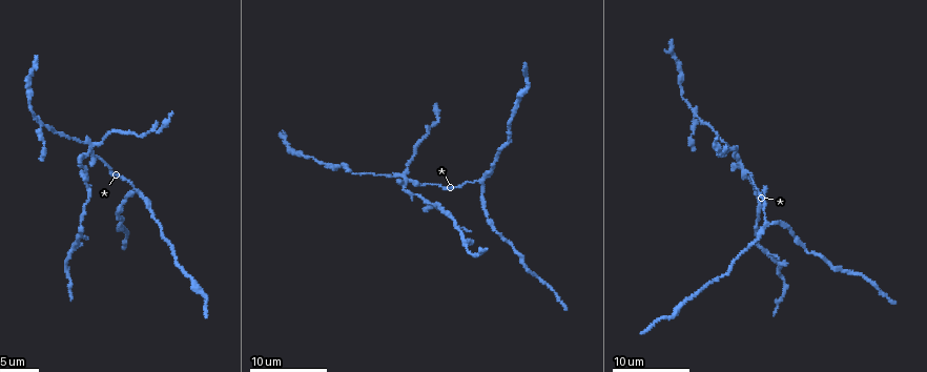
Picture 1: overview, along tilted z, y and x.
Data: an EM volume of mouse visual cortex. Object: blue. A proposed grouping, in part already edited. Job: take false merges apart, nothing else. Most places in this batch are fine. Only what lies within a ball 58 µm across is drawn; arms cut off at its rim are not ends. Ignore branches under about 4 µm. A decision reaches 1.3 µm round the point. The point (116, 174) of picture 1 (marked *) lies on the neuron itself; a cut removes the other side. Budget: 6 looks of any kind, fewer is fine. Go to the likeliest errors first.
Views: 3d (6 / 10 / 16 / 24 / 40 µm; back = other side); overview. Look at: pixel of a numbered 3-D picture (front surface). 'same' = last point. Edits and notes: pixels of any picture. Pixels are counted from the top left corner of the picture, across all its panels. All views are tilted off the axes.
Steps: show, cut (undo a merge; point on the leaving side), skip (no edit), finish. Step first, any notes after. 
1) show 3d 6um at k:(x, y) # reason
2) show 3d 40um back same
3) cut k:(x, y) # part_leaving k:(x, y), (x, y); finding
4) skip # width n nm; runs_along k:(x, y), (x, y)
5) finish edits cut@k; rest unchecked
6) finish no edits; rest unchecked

show 3d 10um at 1:(88, 153) # arms part here

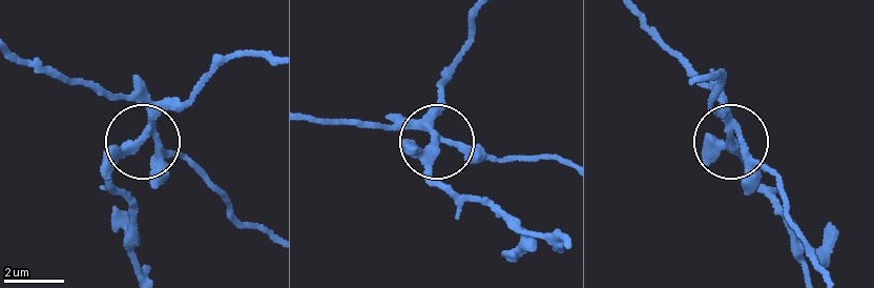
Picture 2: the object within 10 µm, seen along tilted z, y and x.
show 3d 10um back at 2:(435, 137) # from behind

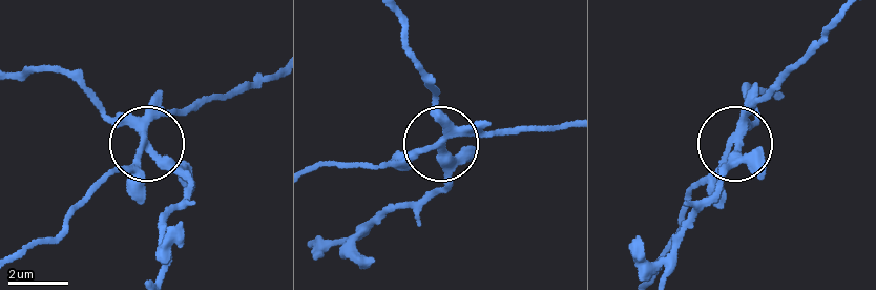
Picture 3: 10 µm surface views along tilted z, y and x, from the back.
cut 3:(159, 167) # arms 3; a second neuron is stuck on

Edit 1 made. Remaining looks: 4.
show 3d 6um at 1:(765, 224) # three arms meet

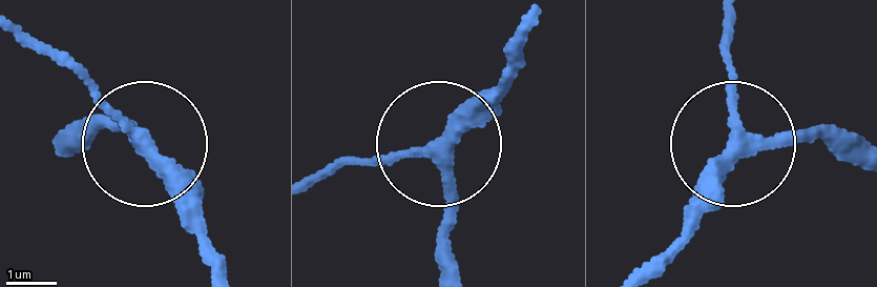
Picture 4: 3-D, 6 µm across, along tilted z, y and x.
skip # arms 3; runs_along 4:(25, 37), (134, 144), (85, 119); continuous, no second neuron

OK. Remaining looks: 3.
show 3d 6um at 1:(696, 117) # looks like a crossing

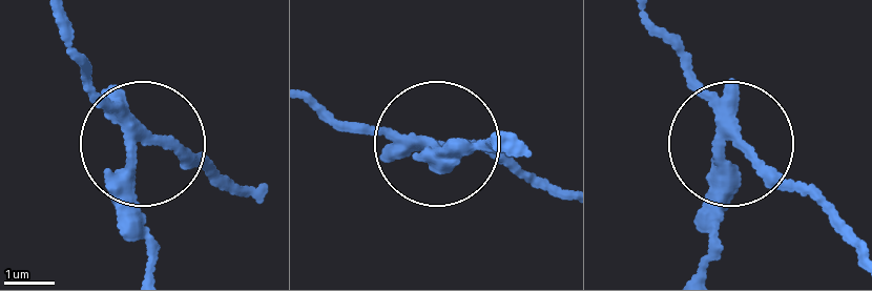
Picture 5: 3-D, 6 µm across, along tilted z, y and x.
show 3d 6um back at 5:(421, 140)

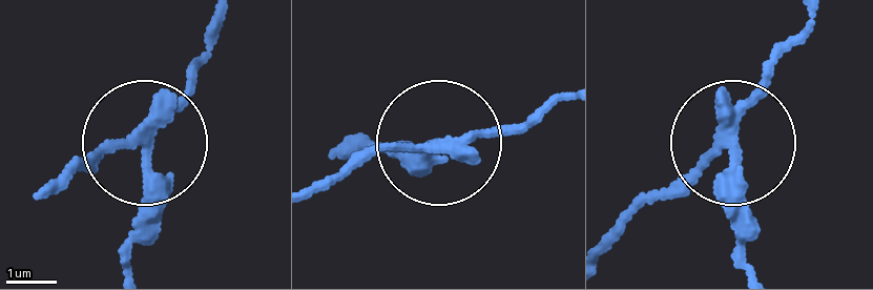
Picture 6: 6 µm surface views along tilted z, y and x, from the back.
cut 6:(147, 202) # width 270 nm; part_leaving 6:(154, 127), (148, 224), (129, 263); two neurons meet here

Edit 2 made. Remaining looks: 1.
finish edits cut@3, cut@6; rest unchecked

